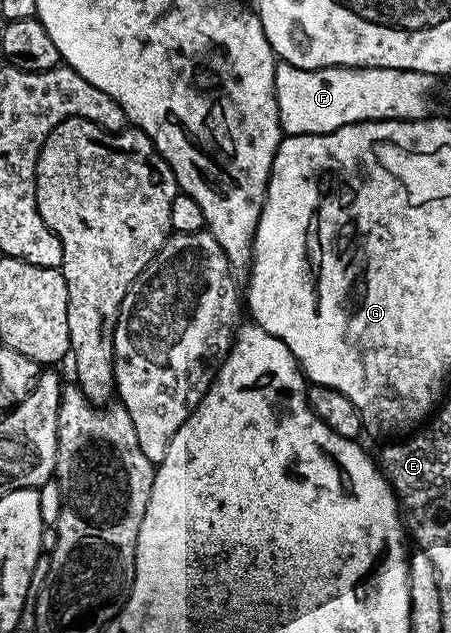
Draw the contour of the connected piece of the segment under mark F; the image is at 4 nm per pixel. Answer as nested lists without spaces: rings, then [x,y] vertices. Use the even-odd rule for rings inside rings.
[[[283,61],[274,67],[278,119],[286,136],[327,134],[357,122],[427,117],[434,82],[435,75],[396,68],[325,66],[322,70],[305,70]]]

